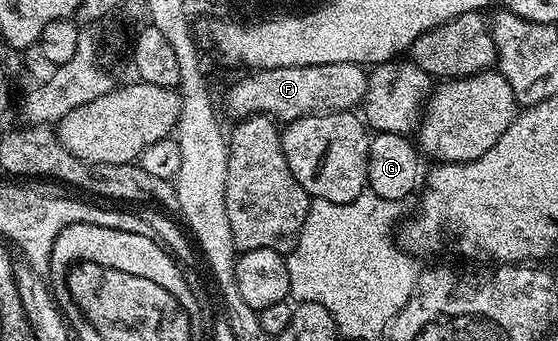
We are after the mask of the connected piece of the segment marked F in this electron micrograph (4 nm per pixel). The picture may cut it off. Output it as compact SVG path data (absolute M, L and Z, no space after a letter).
M325 63L295 67L273 67L248 72L227 93L227 113L234 119L266 115L276 122L296 121L310 113L351 111L367 94L368 70L362 65Z

